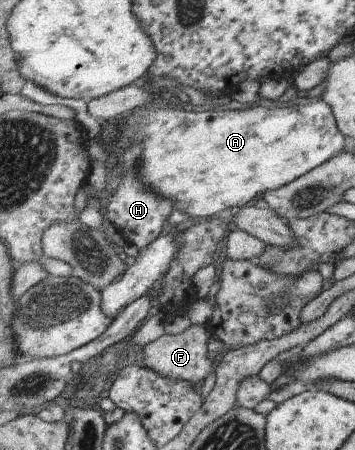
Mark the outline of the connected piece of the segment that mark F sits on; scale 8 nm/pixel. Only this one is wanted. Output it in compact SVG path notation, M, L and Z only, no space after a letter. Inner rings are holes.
M191 325L188 329L180 334L164 334L158 339L154 339L152 343L144 345L143 363L145 367L150 367L152 371L156 371L162 377L168 379L184 379L186 383L200 386L204 379L210 373L216 372L218 361L210 359L210 349L208 349L208 340L211 339L209 325Z

